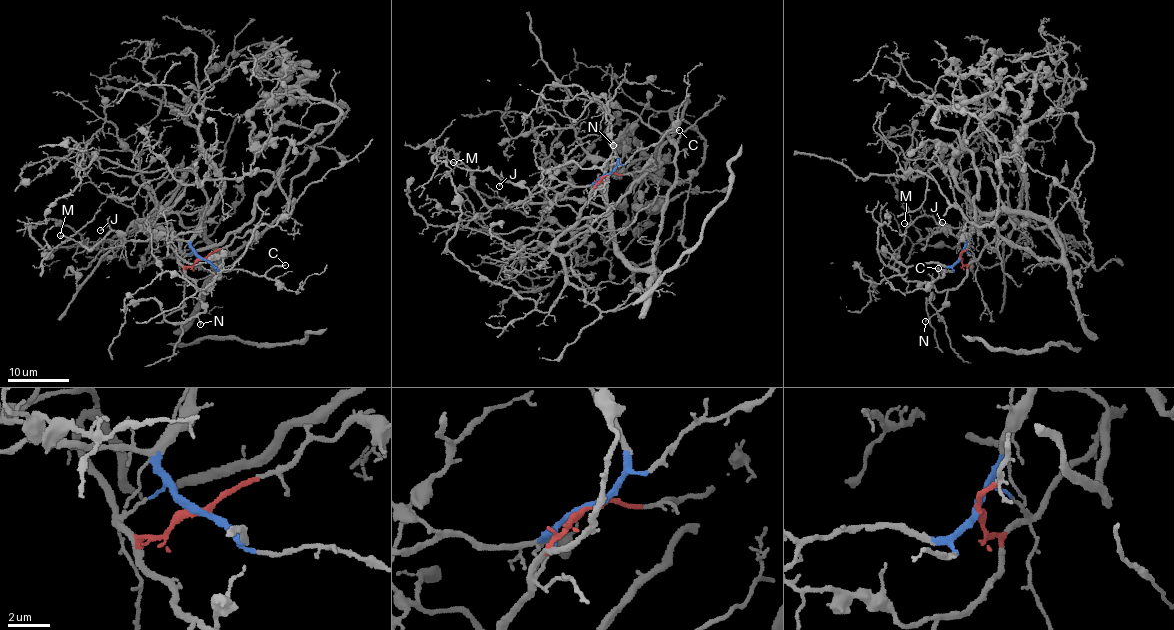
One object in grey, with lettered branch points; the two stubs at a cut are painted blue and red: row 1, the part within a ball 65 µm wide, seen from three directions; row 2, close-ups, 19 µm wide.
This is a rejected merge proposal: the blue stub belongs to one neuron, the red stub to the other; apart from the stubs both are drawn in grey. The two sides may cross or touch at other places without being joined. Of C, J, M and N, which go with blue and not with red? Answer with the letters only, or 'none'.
C, J, M

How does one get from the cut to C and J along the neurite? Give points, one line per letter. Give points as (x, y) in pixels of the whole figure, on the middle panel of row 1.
C: (607, 175), (639, 150), (655, 146), (669, 133), (679, 129)
J: (607, 175), (588, 185), (554, 185), (531, 194), (505, 181), (499, 186)

